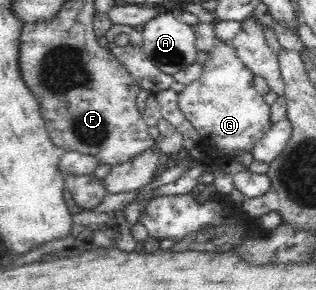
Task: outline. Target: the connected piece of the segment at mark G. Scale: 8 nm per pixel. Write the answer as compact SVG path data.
M216 38L211 54L203 64L201 76L178 93L178 107L200 134L200 141L207 155L216 157L221 164L237 155L238 150L252 152L255 144L273 126L270 106L252 84L254 74L236 57L234 50L232 42L221 42Z

